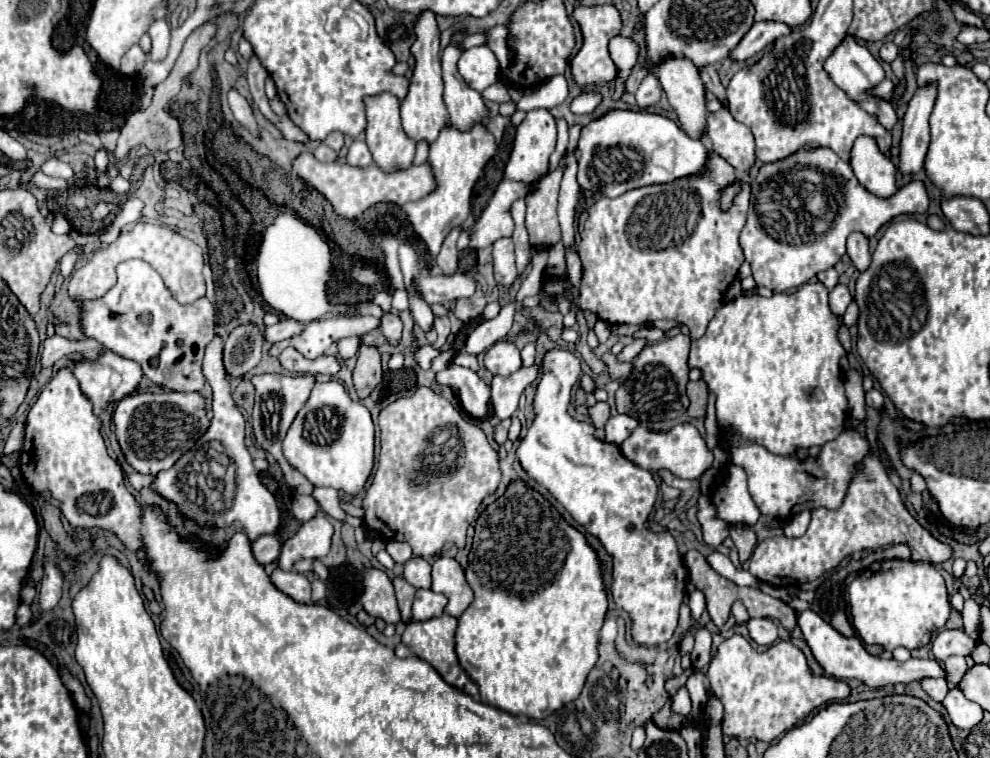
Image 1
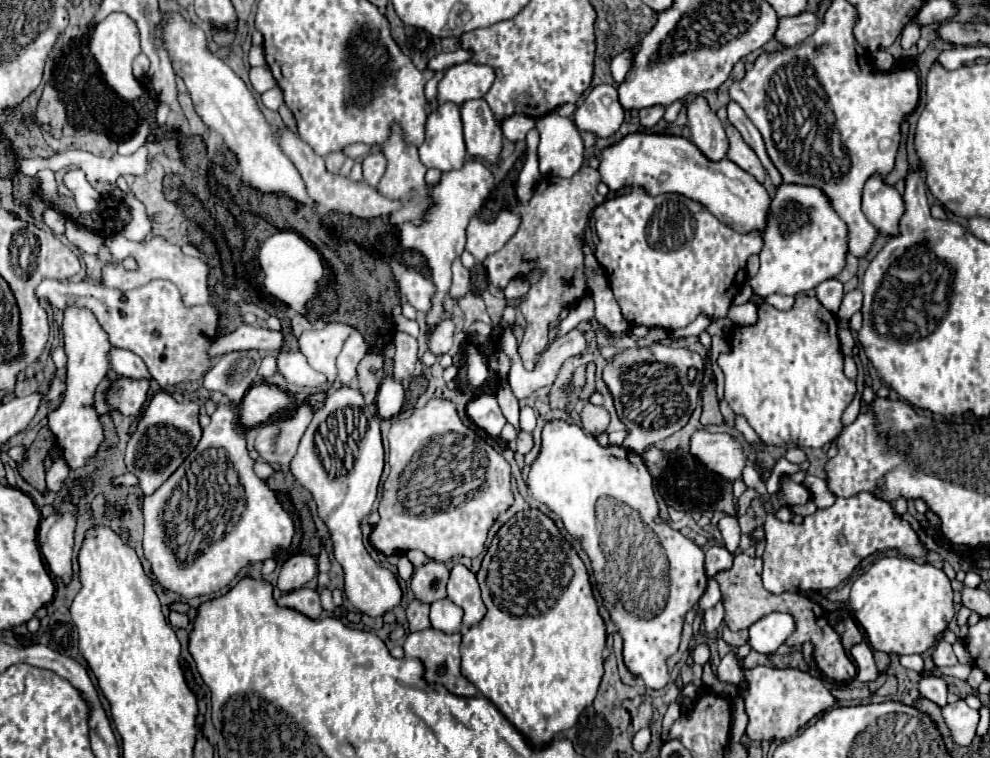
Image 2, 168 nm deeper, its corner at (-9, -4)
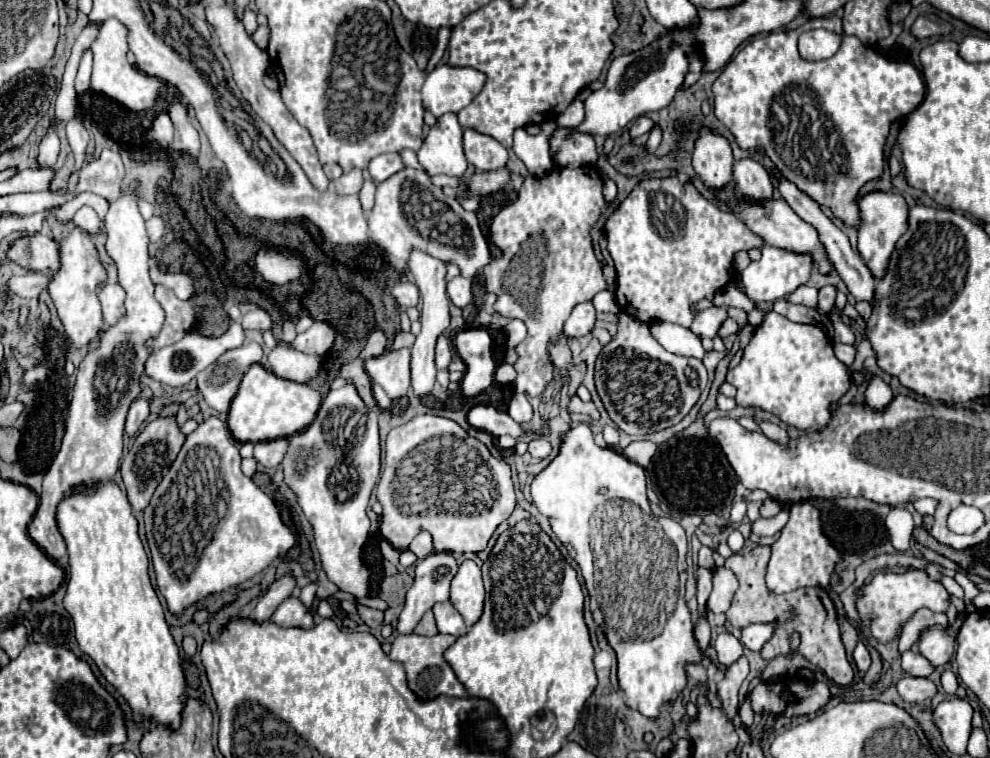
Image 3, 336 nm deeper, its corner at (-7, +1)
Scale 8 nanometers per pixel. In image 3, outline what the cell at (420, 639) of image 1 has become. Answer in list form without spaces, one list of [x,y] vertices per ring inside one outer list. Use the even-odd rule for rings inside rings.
[[[399,634],[393,642],[389,658],[395,662],[401,662],[407,670],[407,684],[409,688],[423,700],[435,698],[439,694],[453,696],[453,698],[465,698],[467,692],[463,684],[457,680],[451,664],[443,658],[443,652],[455,642],[455,636],[447,634],[435,634],[435,636],[419,636],[419,634]]]

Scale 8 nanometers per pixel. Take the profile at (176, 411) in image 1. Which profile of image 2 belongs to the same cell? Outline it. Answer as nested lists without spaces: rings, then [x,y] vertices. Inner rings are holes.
[[[159,391],[143,411],[137,431],[131,435],[131,441],[125,451],[125,465],[129,473],[139,479],[143,497],[153,495],[163,481],[183,463],[183,459],[195,449],[201,439],[199,427],[199,405],[195,401],[175,401],[169,393]]]

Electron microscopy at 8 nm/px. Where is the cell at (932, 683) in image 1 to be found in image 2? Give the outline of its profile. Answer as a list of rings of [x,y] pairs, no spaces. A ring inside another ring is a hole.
[[[923,677],[917,687],[921,697],[937,703],[939,707],[947,703],[947,683],[941,677]]]

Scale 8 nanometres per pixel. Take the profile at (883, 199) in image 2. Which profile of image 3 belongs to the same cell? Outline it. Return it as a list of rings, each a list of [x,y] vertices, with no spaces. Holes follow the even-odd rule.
[[[873,190],[867,192],[867,196],[863,196],[863,200],[859,202],[859,210],[861,210],[861,226],[857,230],[859,232],[857,250],[865,260],[865,264],[869,266],[869,270],[873,272],[873,276],[879,278],[885,274],[887,260],[895,248],[895,242],[907,230],[907,202],[899,194]]]

